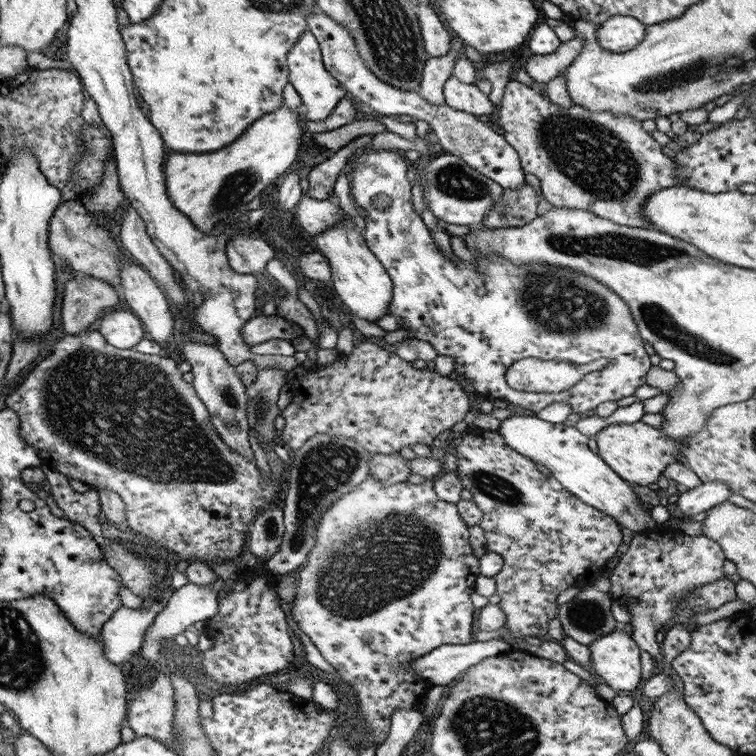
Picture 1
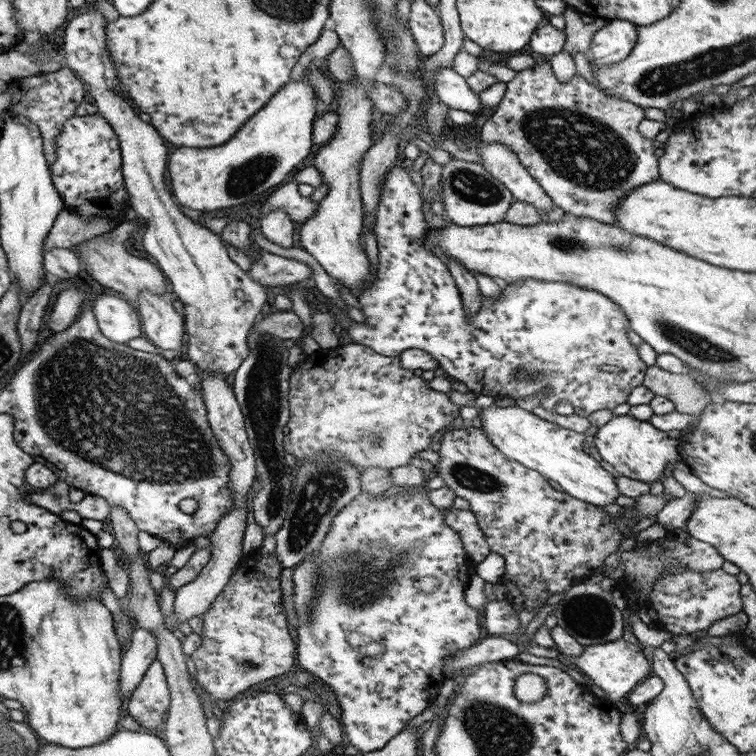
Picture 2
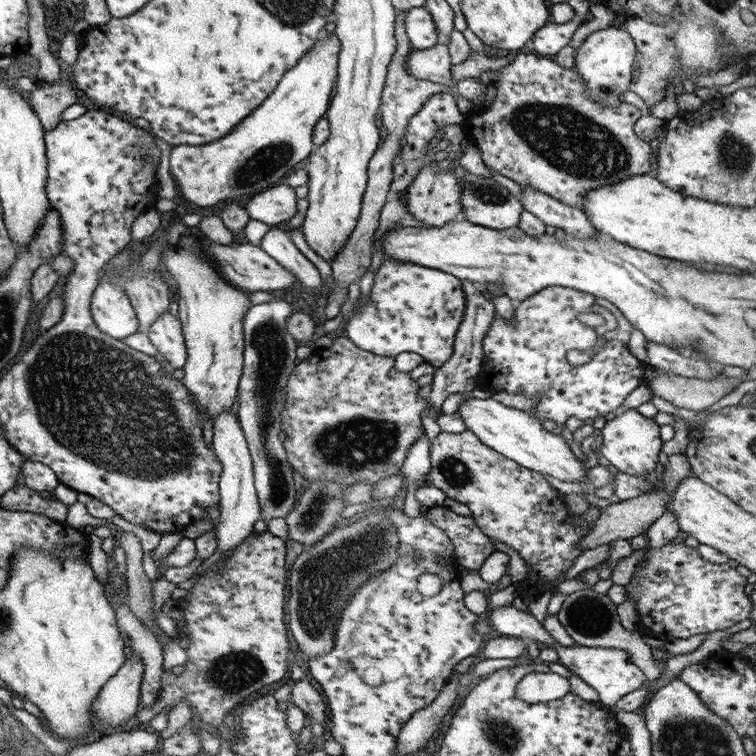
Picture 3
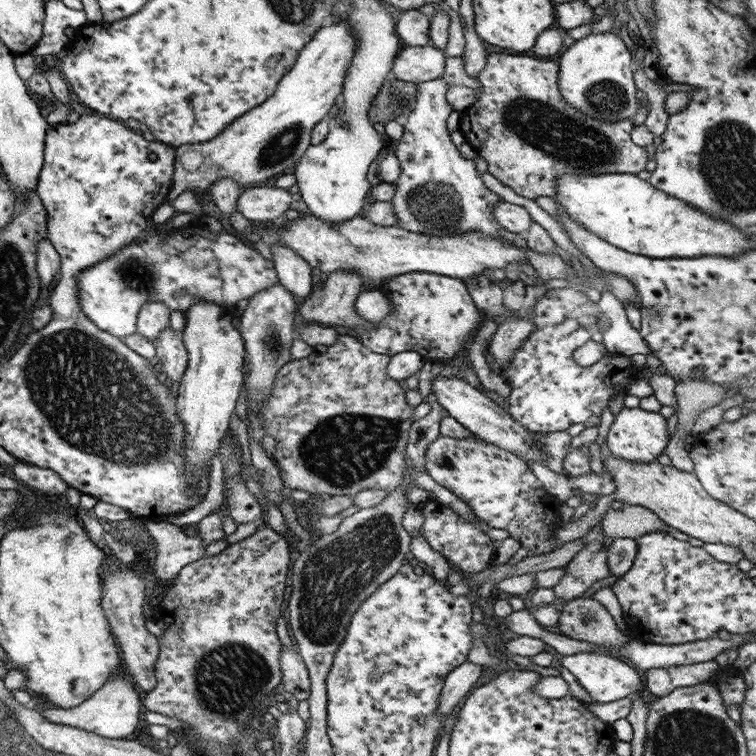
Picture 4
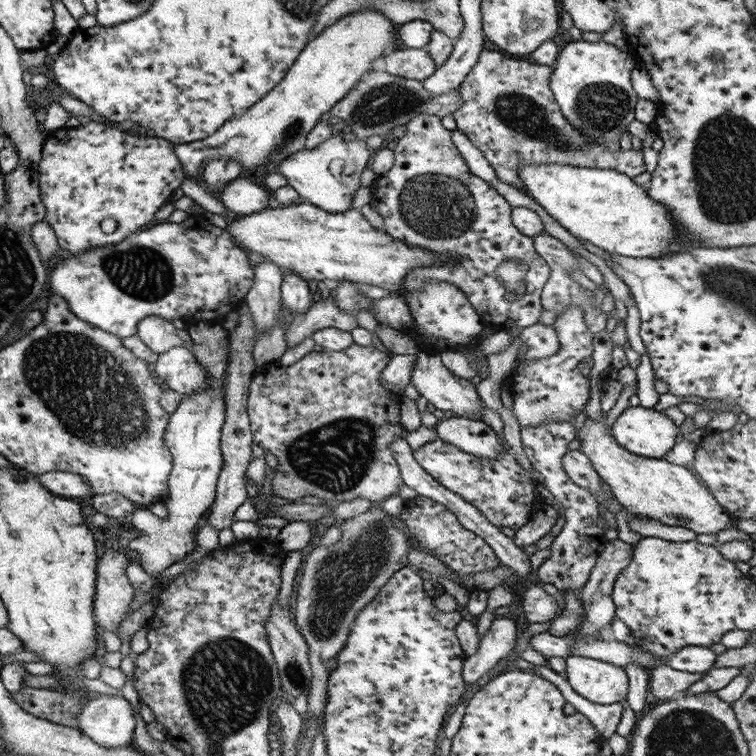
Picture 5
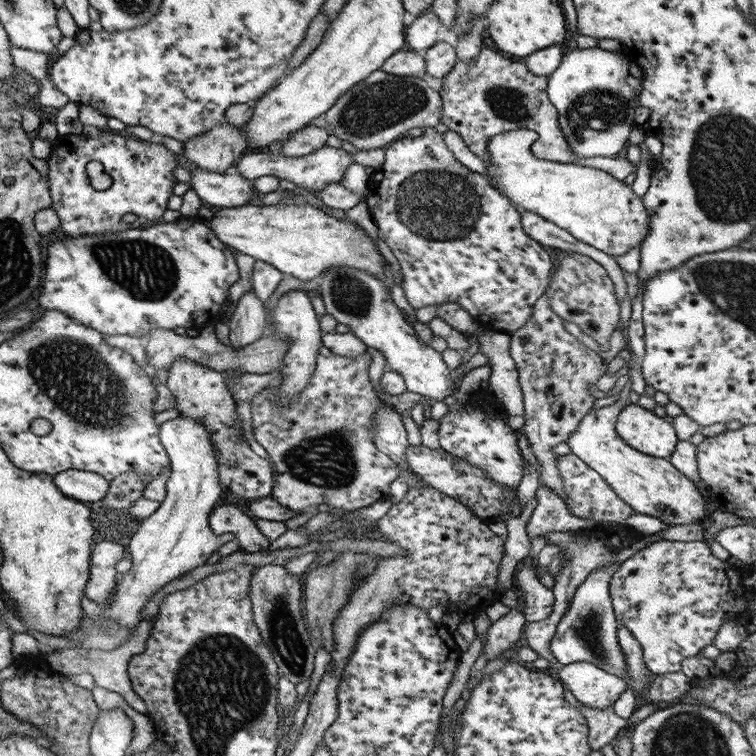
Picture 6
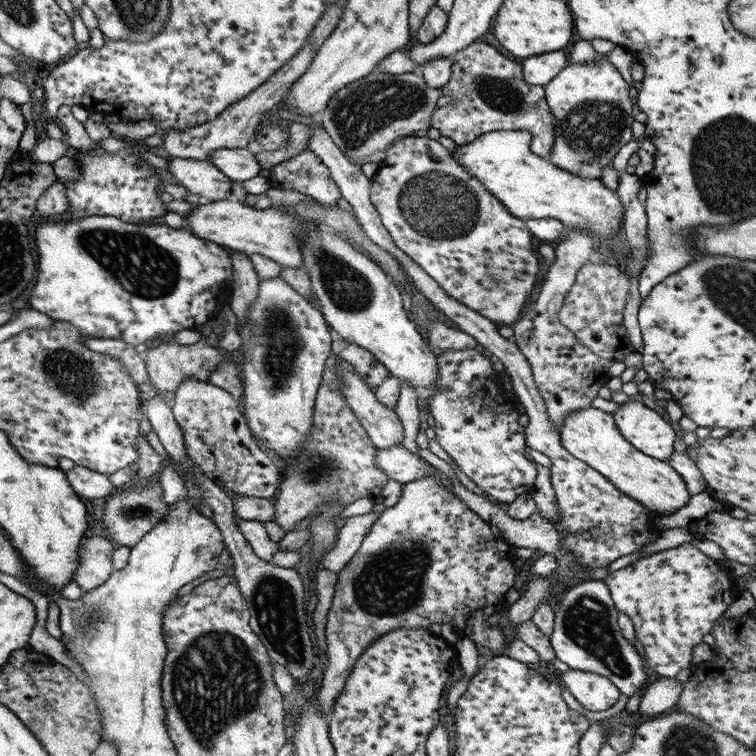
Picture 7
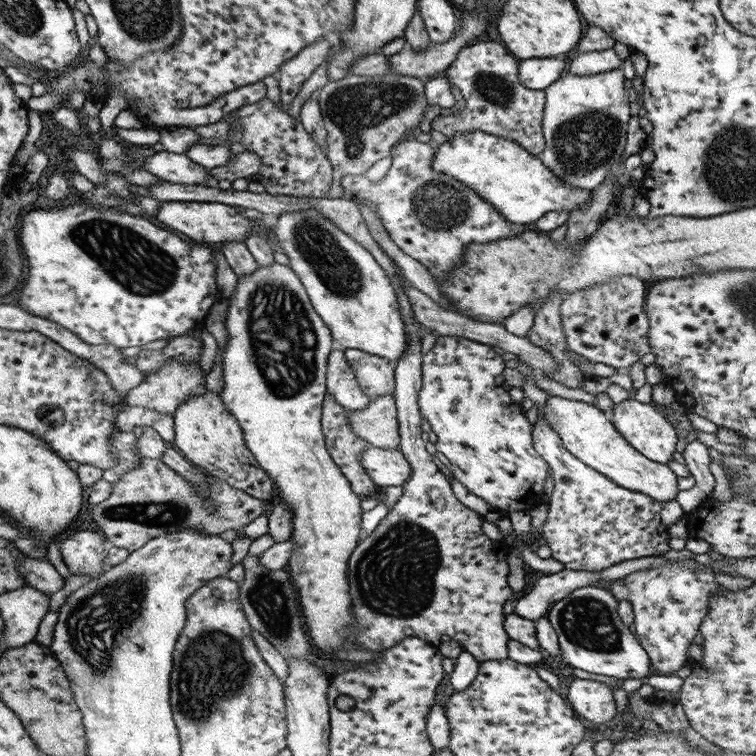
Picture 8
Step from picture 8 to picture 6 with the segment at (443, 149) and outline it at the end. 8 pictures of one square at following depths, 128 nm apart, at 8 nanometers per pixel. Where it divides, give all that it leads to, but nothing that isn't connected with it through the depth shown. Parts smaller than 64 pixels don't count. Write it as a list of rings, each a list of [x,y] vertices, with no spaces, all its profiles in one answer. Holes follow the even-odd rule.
[[[513,129],[507,132],[499,133],[498,135],[492,136],[486,144],[487,152],[489,153],[489,160],[486,162],[487,176],[491,180],[490,184],[495,184],[496,188],[500,191],[503,196],[506,196],[515,206],[519,206],[523,212],[532,212],[549,222],[555,224],[559,228],[566,230],[573,238],[604,252],[605,254],[614,256],[619,256],[625,254],[627,249],[631,247],[639,248],[642,240],[645,238],[645,235],[648,231],[648,216],[646,207],[643,206],[641,198],[635,196],[634,192],[631,192],[631,189],[625,185],[625,183],[615,180],[610,174],[607,174],[603,171],[599,171],[589,167],[583,167],[575,164],[563,164],[557,162],[550,162],[549,160],[539,160],[537,157],[532,156],[530,151],[530,144],[536,139],[537,134],[535,131],[530,131],[527,129]]]

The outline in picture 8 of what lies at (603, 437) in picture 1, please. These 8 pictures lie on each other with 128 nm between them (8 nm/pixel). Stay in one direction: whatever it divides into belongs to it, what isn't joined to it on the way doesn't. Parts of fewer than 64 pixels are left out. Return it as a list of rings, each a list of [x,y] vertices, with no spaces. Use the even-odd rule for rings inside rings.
[[[629,398],[613,405],[608,417],[615,431],[619,432],[619,435],[645,458],[659,464],[667,464],[672,459],[671,453],[675,450],[677,441],[676,430],[653,405],[641,404]]]

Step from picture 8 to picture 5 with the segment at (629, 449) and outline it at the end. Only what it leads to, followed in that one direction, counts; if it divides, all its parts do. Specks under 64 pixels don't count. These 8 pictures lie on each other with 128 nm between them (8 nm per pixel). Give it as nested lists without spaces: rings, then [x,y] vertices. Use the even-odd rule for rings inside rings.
[[[605,413],[599,422],[586,418],[576,431],[576,438],[579,440],[578,451],[587,456],[598,477],[609,486],[612,498],[628,514],[654,518],[667,526],[682,526],[696,535],[731,528],[737,520],[734,516],[727,515],[715,502],[694,472],[662,458],[650,459],[633,454],[615,444],[609,426],[605,424]]]

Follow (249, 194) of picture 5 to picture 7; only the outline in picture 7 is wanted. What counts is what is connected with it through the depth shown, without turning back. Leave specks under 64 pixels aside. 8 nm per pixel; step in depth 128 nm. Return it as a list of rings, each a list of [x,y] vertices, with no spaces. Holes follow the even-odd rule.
[[[166,158],[168,172],[189,193],[206,198],[208,202],[231,196],[231,180],[210,162]]]

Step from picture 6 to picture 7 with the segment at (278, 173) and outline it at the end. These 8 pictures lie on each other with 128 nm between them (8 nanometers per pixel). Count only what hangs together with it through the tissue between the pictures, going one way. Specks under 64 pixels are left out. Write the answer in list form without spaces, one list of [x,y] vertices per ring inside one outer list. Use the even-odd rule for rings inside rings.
[[[246,148],[214,150],[209,156],[209,162],[233,181],[244,181],[265,173],[259,167],[261,163],[255,159],[255,154]]]

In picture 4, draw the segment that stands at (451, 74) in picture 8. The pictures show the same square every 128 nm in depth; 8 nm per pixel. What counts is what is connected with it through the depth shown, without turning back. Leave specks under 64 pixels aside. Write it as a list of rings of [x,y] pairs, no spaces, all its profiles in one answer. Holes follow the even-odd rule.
[[[490,53],[485,66],[472,78],[479,82],[473,104],[459,112],[458,129],[473,148],[477,157],[487,164],[487,172],[523,198],[556,195],[556,180],[564,174],[604,175],[607,173],[634,174],[645,169],[649,155],[643,147],[629,139],[629,132],[636,119],[595,120],[583,115],[563,100],[558,91],[558,63],[549,58],[529,54]]]

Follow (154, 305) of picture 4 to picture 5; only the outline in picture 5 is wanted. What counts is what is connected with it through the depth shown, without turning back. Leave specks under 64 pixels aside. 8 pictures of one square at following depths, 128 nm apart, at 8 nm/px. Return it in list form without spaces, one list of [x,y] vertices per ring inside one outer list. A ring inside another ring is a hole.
[[[158,316],[142,318],[137,323],[135,335],[149,350],[158,355],[174,346],[192,350],[192,340],[188,332],[173,327],[171,321]]]

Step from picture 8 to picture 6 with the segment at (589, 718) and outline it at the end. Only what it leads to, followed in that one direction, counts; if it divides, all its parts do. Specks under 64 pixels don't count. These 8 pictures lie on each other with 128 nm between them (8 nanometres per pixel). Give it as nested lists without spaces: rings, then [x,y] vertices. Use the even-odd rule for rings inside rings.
[[[587,661],[559,665],[553,674],[580,704],[589,708],[611,707],[626,687],[624,680]]]

